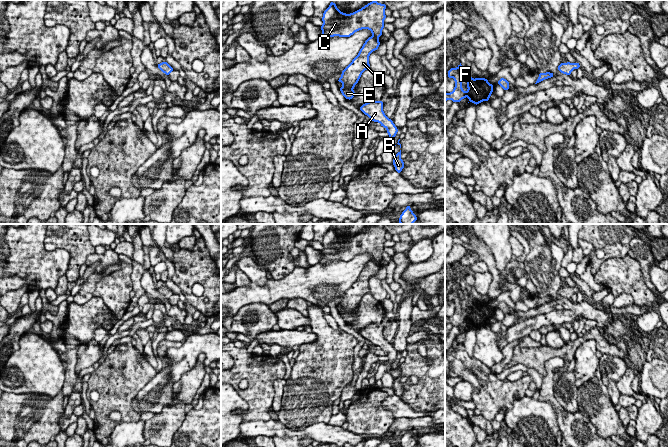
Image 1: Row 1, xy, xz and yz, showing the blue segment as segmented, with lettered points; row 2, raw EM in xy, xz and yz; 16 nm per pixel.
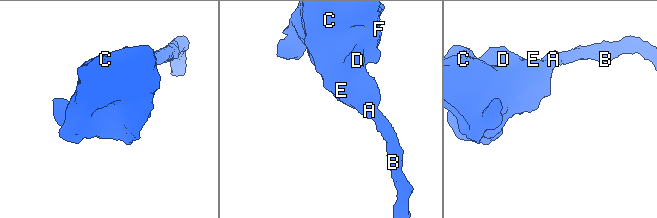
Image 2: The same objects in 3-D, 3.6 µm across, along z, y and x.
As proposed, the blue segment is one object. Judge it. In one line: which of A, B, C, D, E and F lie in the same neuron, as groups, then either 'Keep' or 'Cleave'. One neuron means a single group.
Groups: A B C D E F. Keep

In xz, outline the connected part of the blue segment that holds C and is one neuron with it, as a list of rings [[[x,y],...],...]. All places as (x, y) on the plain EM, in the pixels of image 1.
[[[373,224],[361,233],[346,238],[337,232],[336,227],[331,225],[323,237],[323,249],[320,250],[323,257],[319,261],[321,264],[325,264],[329,260],[350,261],[362,253],[369,253],[373,258],[365,265],[358,279],[342,295],[342,299],[338,303],[343,308],[339,314],[346,323],[351,324],[354,321],[354,310],[358,307],[362,297],[370,292],[370,278],[377,274],[381,268],[378,262],[382,260],[384,252],[385,233],[384,227],[380,228]]]

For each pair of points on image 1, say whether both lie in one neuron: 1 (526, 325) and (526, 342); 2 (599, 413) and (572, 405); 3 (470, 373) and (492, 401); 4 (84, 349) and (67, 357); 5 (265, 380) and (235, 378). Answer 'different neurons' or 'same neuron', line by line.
1: different neurons
2: different neurons
3: same neuron
4: different neurons
5: same neuron

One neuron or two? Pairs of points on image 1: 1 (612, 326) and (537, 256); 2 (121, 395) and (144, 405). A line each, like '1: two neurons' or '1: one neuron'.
1: two neurons
2: two neurons

